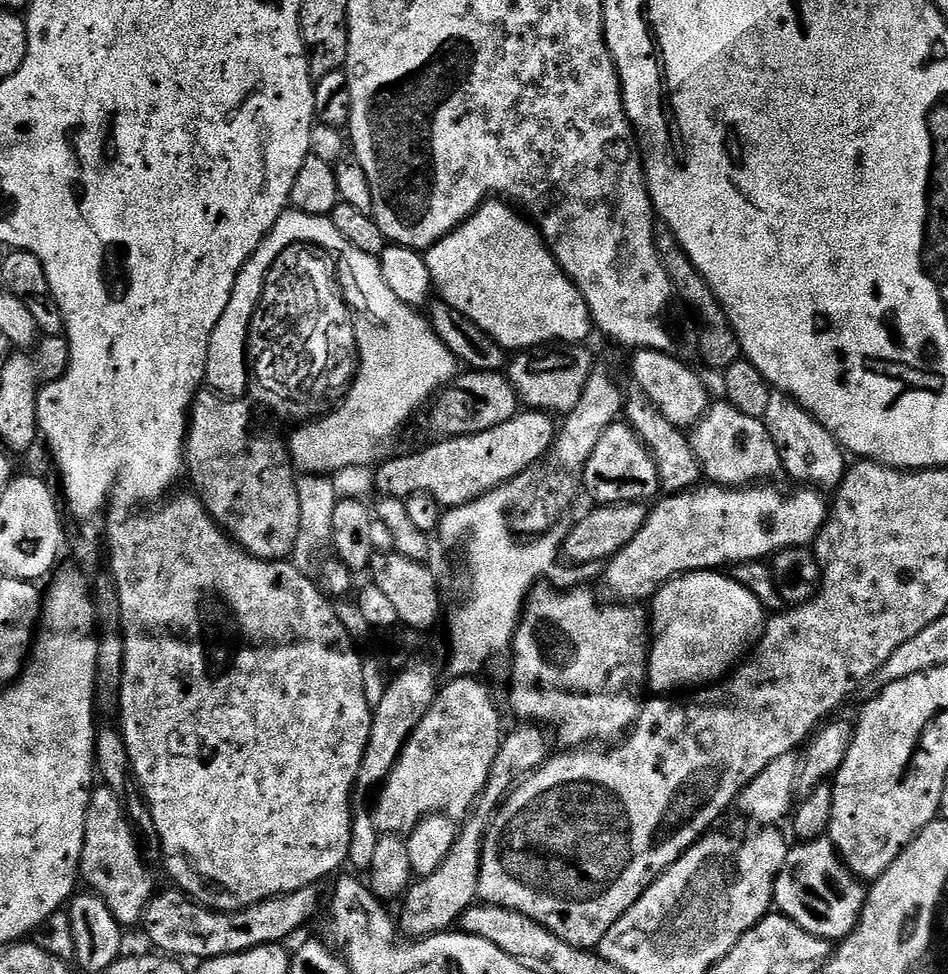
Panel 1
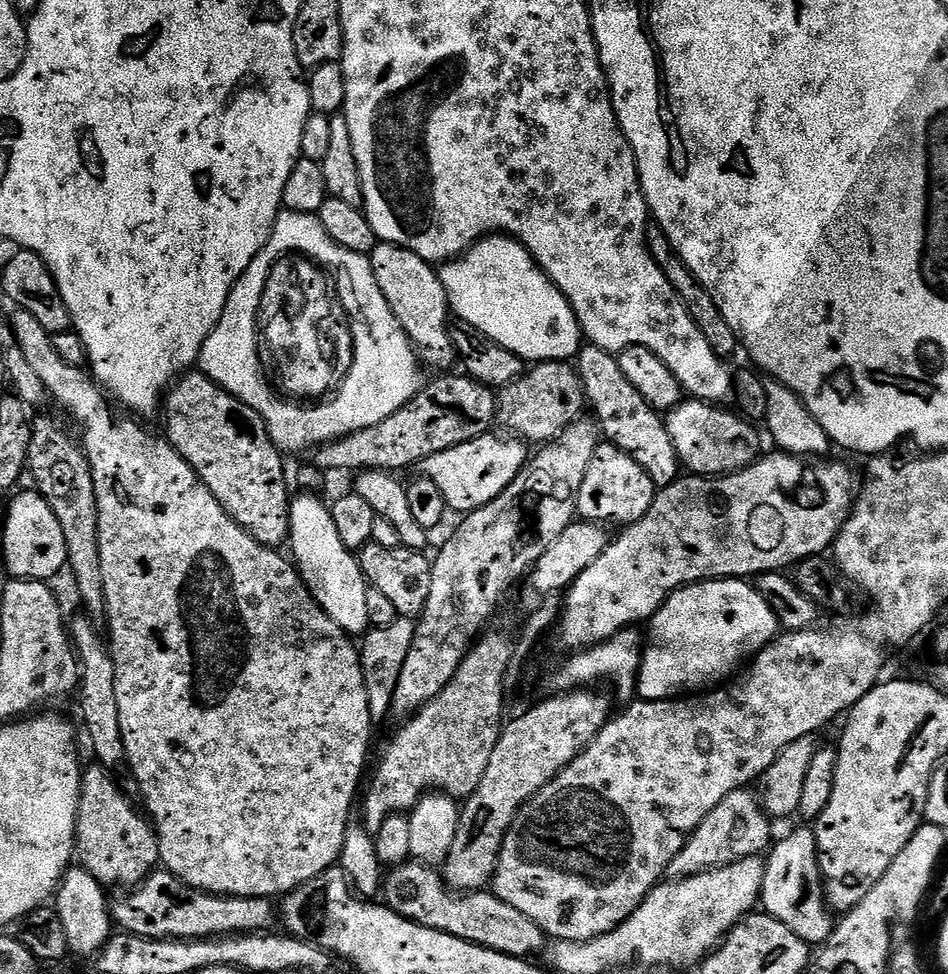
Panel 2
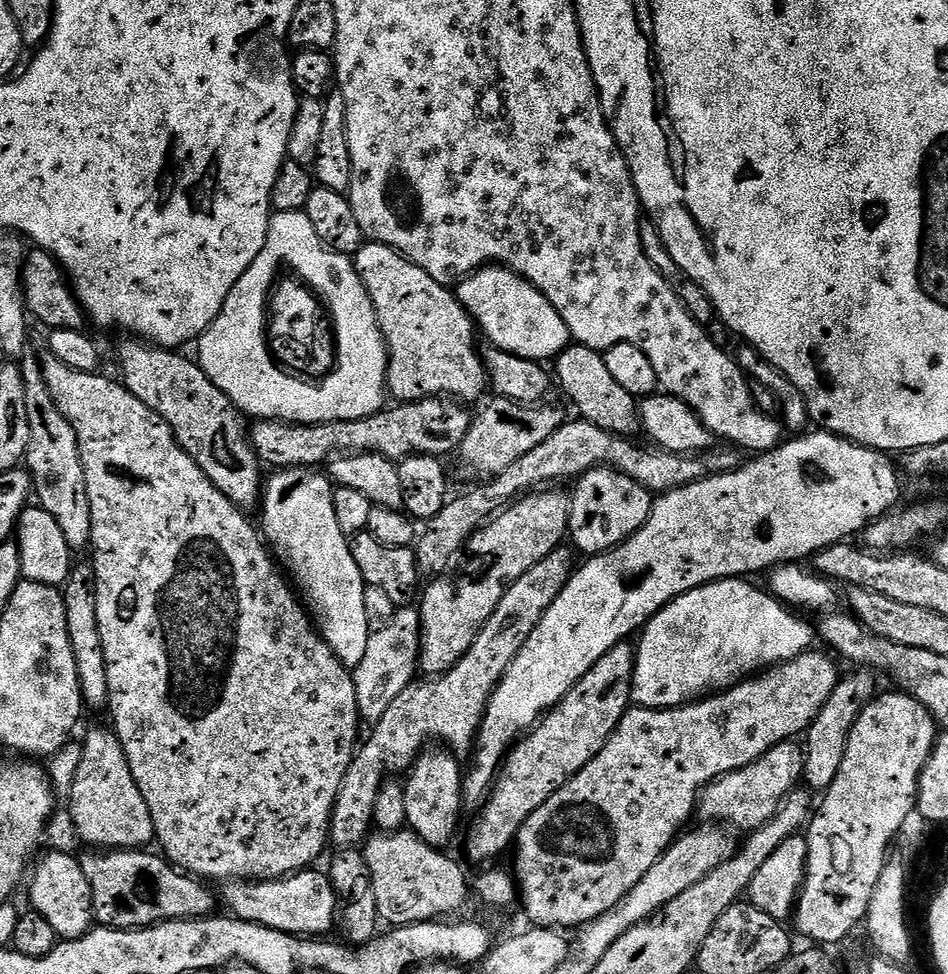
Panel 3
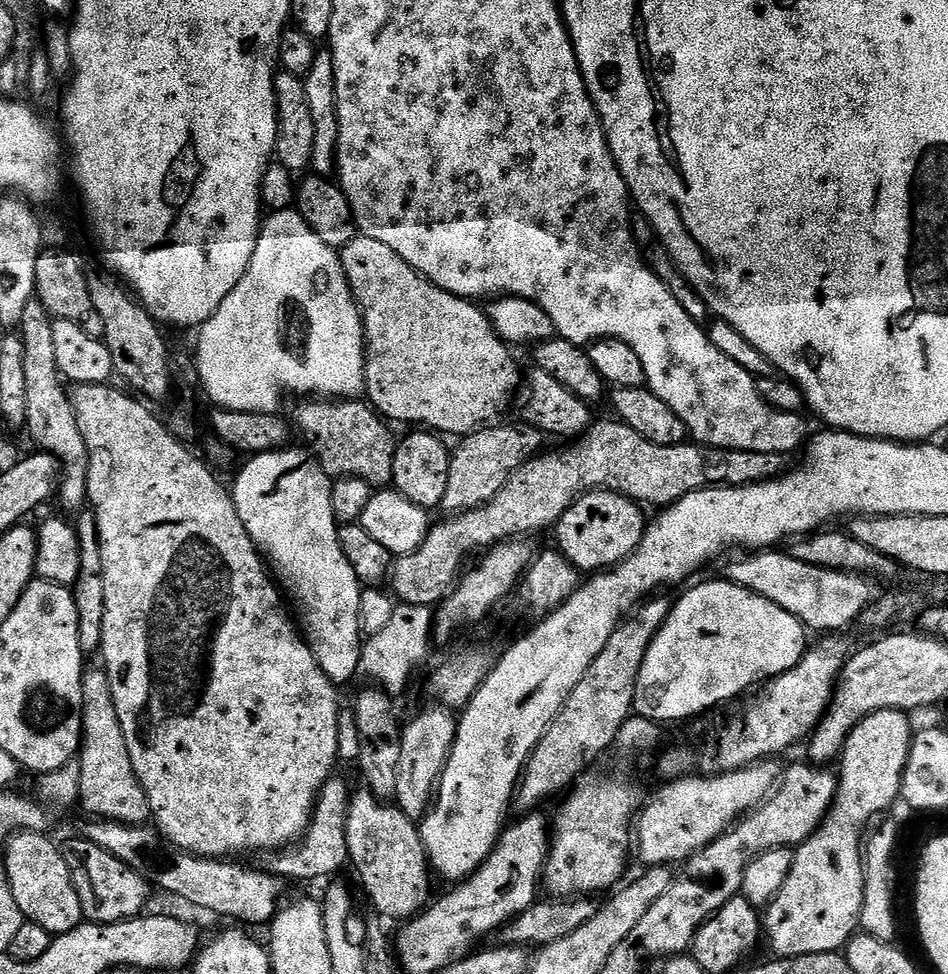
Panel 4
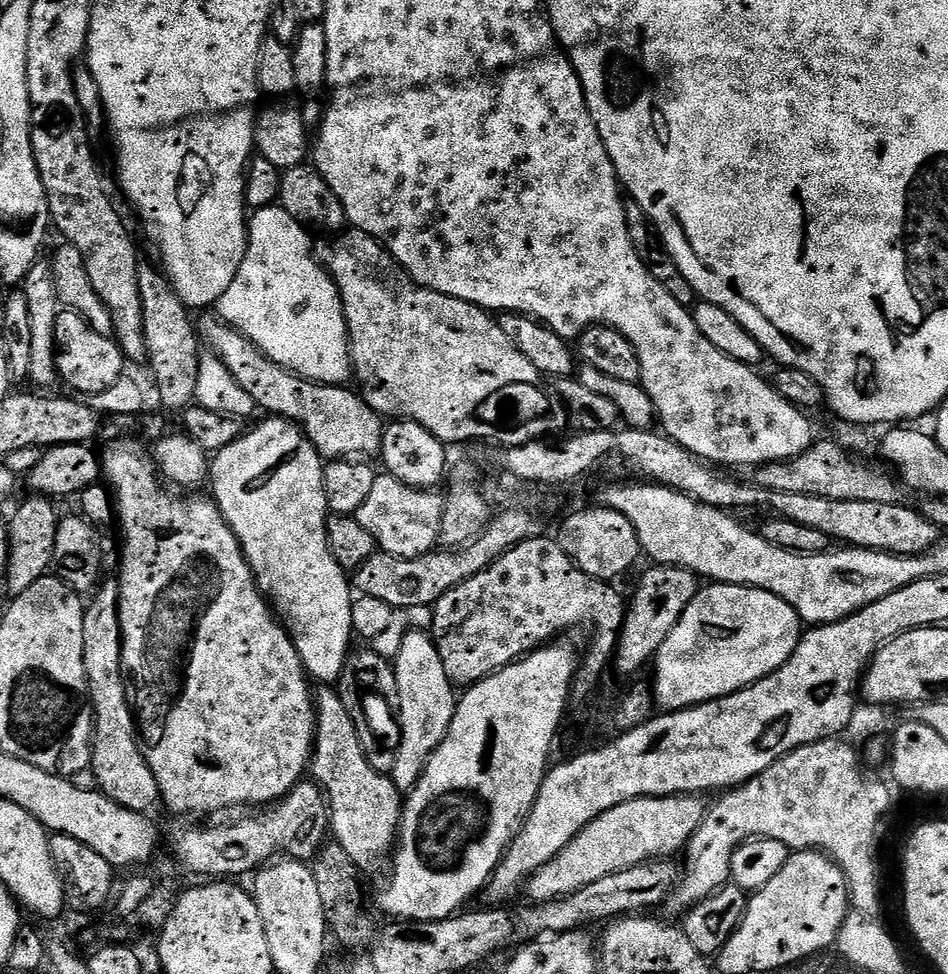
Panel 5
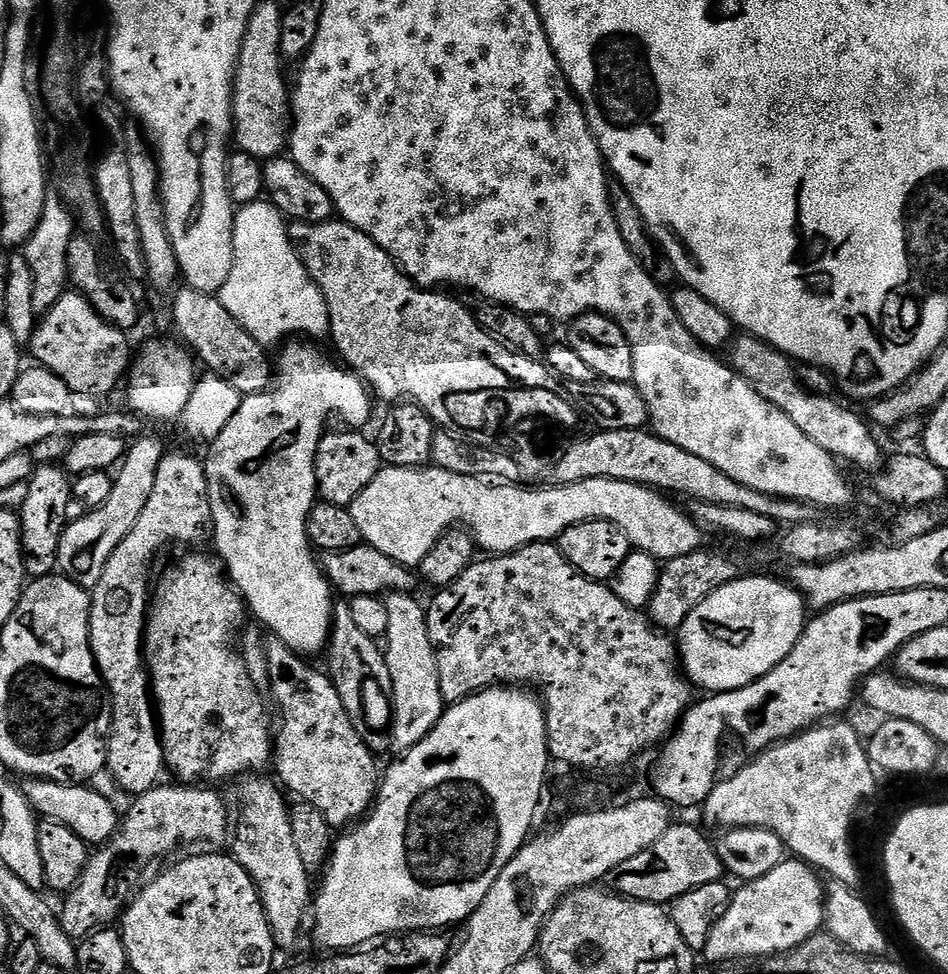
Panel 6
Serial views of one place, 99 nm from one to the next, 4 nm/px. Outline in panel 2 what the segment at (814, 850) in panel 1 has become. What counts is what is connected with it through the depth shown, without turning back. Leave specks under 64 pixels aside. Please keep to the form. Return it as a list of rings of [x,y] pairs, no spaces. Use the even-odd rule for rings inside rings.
[[[800,827],[804,828],[794,829],[781,840],[779,837],[767,853],[760,898],[767,915],[782,922],[782,926],[790,926],[790,930],[794,930],[794,934],[798,934],[798,938],[802,938],[809,946],[819,946],[830,938],[834,916],[824,894],[824,881],[820,878],[816,833],[811,827]]]

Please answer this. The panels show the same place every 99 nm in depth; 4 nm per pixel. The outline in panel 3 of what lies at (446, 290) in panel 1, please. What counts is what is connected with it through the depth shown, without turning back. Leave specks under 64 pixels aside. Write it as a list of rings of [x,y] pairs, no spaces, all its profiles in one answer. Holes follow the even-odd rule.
[[[485,266],[465,276],[454,288],[456,298],[472,317],[477,329],[488,335],[487,343],[493,348],[501,348],[507,352],[513,352],[515,356],[539,360],[541,362],[551,361],[559,356],[562,349],[567,348],[570,343],[568,327],[562,320],[562,314],[544,297],[535,286],[528,280],[524,280],[511,268],[503,266]]]

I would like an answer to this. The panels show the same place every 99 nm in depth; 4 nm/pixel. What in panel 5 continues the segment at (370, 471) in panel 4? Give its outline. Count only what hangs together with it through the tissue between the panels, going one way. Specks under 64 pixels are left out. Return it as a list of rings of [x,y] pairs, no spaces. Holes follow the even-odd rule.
[[[220,315],[201,316],[204,316],[198,320],[201,345],[220,359],[234,382],[238,382],[238,386],[250,394],[257,409],[265,408],[268,411],[265,413],[273,417],[291,420],[325,461],[379,457],[386,424],[380,413],[367,404],[363,395],[355,391],[352,393],[351,387],[343,384],[319,384],[295,376],[278,366],[278,362],[270,359],[261,348],[254,346],[250,338],[231,328]]]

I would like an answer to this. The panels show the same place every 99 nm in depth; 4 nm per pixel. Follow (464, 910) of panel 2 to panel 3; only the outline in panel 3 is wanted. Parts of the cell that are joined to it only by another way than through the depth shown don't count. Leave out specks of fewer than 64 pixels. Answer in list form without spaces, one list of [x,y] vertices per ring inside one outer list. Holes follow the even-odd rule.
[[[410,830],[377,831],[369,835],[362,851],[374,886],[374,902],[378,902],[378,914],[385,925],[426,924],[451,917],[451,912],[467,902],[468,892],[470,896],[470,880],[464,877],[463,866]]]

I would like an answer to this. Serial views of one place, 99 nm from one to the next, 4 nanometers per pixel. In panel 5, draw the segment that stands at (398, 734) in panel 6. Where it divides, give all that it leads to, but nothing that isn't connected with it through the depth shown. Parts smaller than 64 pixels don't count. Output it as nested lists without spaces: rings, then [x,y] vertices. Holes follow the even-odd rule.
[[[410,631],[406,634],[394,659],[394,667],[398,682],[395,703],[398,705],[401,744],[395,751],[390,775],[396,789],[401,794],[407,794],[424,773],[424,767],[428,765],[434,750],[446,738],[456,713],[458,692],[450,678],[446,678],[446,666],[442,666],[436,644],[427,631]]]

